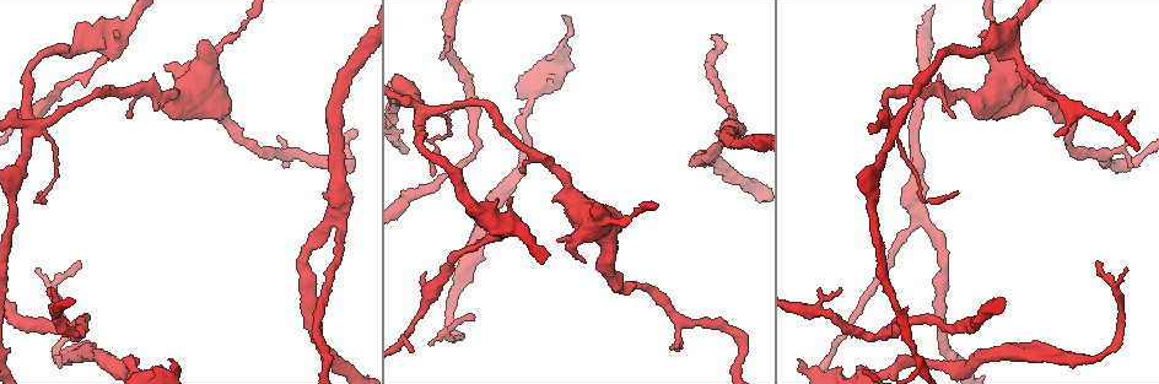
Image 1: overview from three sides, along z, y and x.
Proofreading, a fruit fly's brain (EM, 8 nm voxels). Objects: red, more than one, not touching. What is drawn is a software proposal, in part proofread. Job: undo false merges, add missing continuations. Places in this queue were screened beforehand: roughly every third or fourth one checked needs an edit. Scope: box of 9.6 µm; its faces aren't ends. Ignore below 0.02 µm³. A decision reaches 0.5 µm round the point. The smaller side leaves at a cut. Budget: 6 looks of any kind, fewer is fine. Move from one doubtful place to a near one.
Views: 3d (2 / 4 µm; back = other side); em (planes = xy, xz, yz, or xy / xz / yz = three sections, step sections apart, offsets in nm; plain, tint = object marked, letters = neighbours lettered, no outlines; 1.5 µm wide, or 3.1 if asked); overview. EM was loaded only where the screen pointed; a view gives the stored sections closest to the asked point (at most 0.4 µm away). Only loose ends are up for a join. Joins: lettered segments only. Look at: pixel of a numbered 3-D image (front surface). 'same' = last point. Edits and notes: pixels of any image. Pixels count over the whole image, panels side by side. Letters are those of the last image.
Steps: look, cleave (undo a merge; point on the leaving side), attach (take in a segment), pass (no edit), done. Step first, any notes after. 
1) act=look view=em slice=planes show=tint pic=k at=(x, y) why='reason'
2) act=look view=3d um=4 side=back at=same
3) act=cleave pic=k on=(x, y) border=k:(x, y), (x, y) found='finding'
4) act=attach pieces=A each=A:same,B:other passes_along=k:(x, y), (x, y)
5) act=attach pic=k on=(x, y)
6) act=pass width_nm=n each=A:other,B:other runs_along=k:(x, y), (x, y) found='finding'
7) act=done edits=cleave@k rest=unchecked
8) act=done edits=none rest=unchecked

act=look view=3d um=2 pic=1 at=(79, 263) why='thin end'

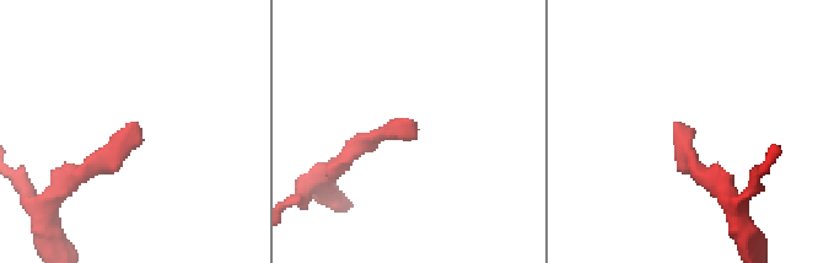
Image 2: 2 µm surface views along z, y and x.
act=look view=em slice=xz step=8 show=letters pic=2 at=(417, 137)

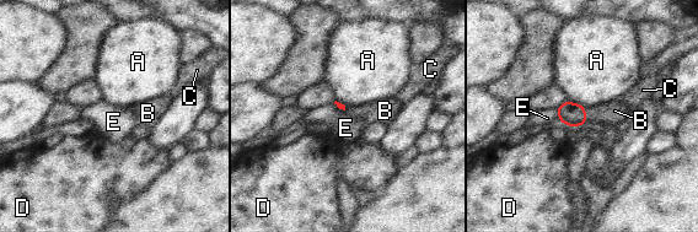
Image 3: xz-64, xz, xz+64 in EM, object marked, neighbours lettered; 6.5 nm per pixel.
act=attach pieces=B each=A:other,B:same,C:other,D:other,E:other found='it goes on there'

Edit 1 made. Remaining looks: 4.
act=look view=overview

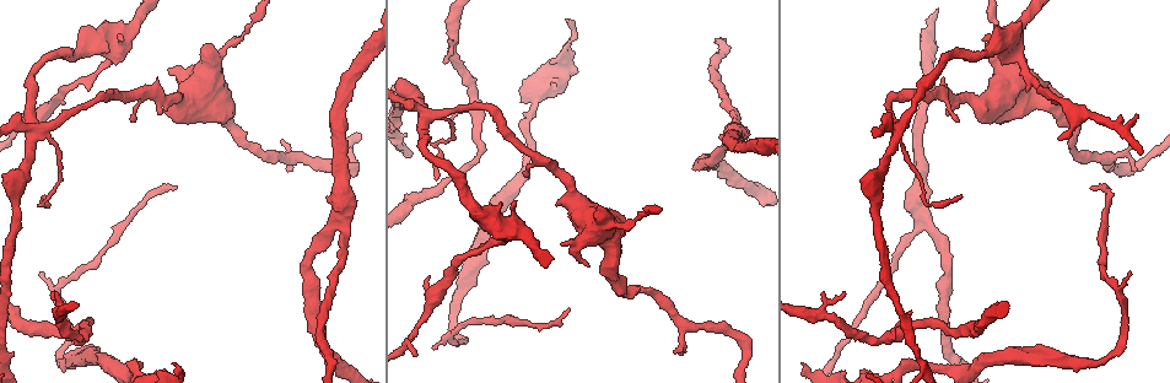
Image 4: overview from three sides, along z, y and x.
act=look view=3d um=2 pic=4 at=(963, 197) why='long arm stops here'

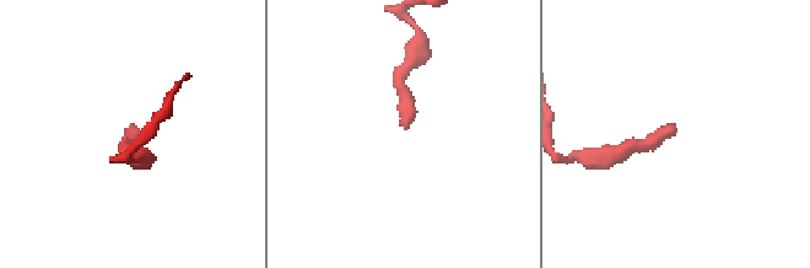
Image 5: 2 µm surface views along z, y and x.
act=look view=em slice=yz step=4 show=letters pic=5 at=(406, 128) why='need the tissue'

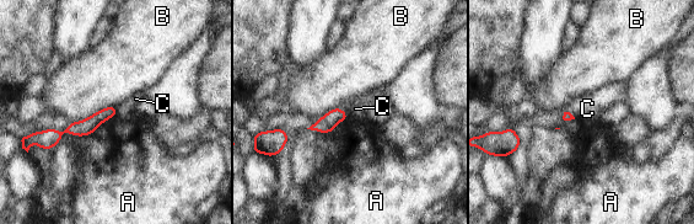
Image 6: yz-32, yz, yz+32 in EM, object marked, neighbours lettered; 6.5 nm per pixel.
act=pass each=A:other,B:other,C:other runs_along=6:(113, 111), (86, 127), (46, 136) found='no lettered segment goes on from it'

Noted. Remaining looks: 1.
act=done edits=attach@3 rest=unchecked

